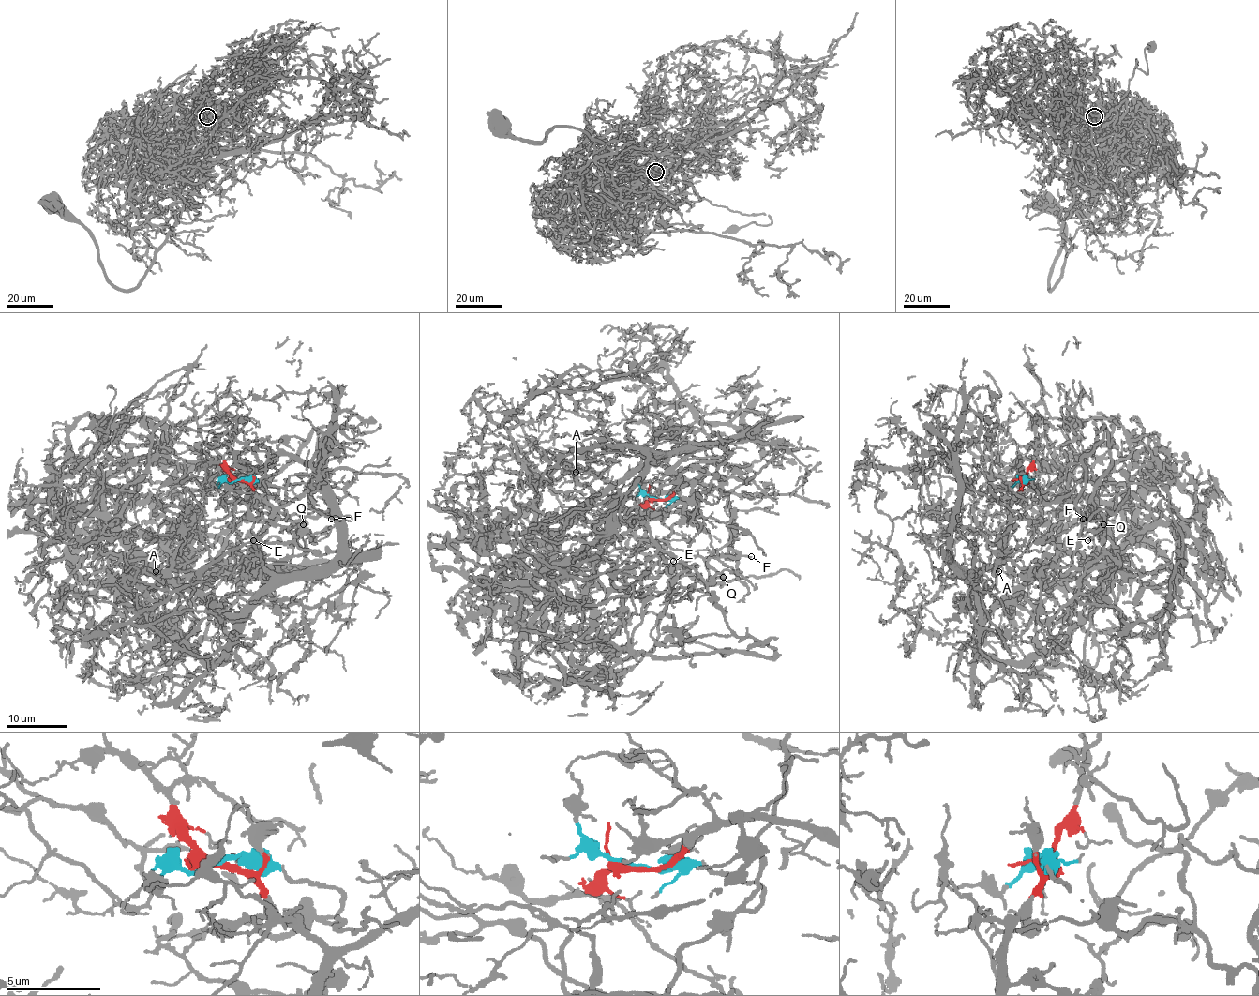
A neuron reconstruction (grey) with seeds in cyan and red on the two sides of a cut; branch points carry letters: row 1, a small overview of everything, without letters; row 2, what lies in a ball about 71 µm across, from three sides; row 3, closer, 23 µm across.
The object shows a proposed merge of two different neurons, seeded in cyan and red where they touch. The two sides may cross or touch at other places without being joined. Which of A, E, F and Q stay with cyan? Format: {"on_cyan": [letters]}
{"on_cyan": ["E", "F", "Q"]}

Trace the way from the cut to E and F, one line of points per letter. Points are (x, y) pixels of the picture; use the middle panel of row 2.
E: (655, 498), (697, 505), (696, 513), (670, 530), (672, 548), (690, 558), (672, 572), (673, 562)
F: (655, 498), (697, 505), (696, 513), (690, 513), (670, 530), (669, 542), (672, 548), (699, 557), (751, 557)

